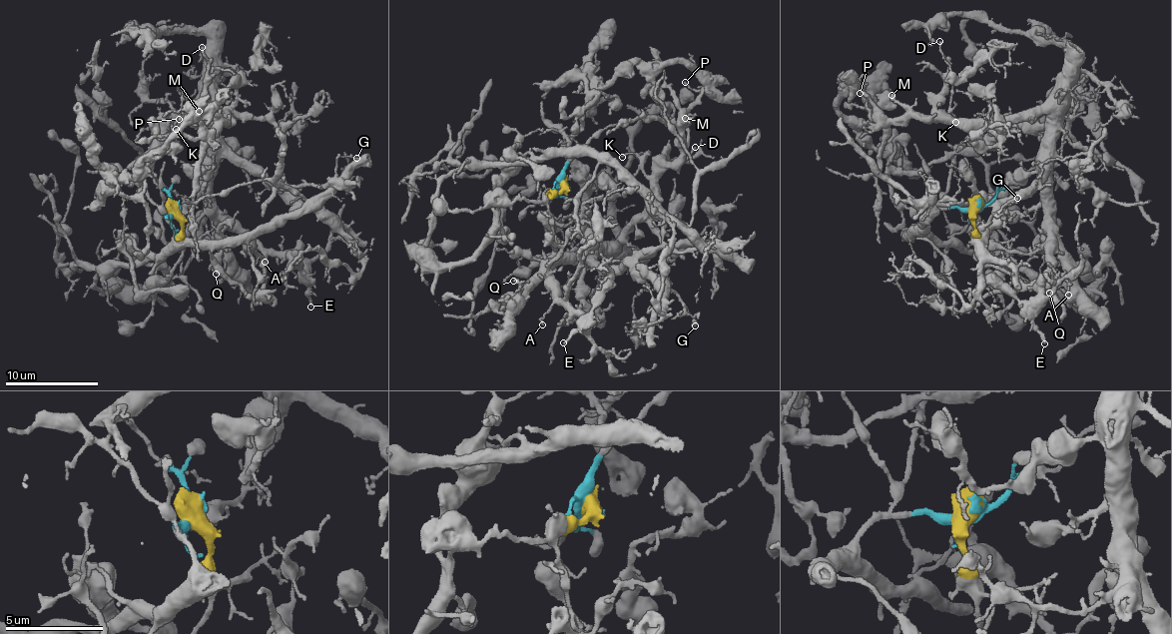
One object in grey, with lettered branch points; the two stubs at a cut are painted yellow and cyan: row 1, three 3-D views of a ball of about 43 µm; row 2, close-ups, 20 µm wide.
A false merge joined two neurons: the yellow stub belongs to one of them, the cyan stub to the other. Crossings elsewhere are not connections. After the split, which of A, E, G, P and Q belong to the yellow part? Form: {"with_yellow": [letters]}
{"with_yellow": ["A", "E", "G", "P", "Q"]}

